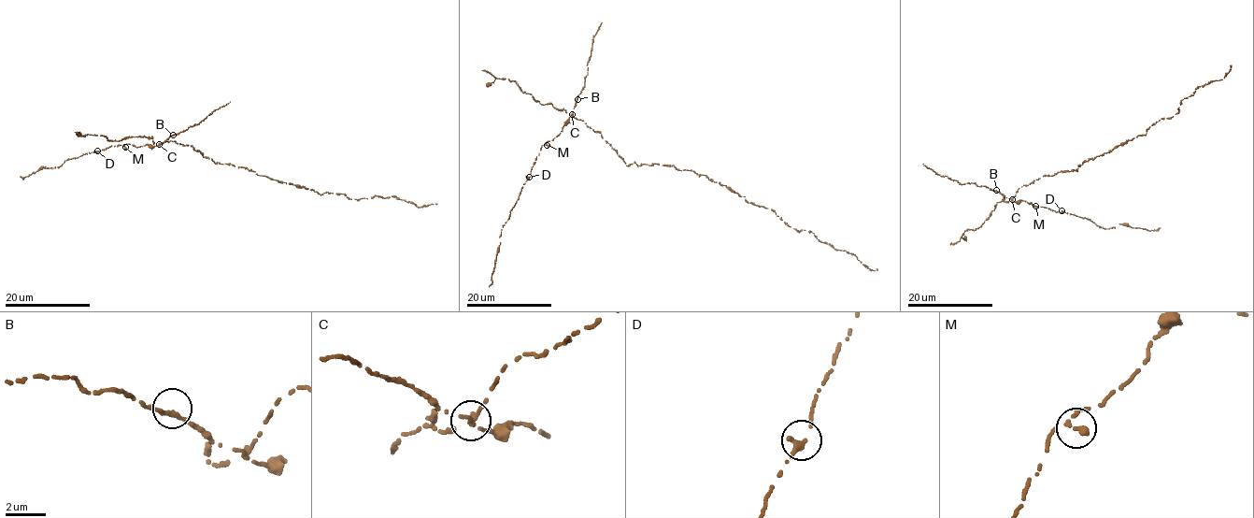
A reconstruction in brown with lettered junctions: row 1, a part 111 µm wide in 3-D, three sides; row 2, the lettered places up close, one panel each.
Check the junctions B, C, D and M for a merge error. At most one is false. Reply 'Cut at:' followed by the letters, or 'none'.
Cut at: C

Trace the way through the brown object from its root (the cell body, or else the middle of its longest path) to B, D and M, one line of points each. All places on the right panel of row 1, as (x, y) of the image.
B: (1073, 171), (1045, 176), (1023, 185), (1012, 199), (996, 190)
D: (1073, 171), (1045, 176), (1023, 185), (1012, 201), (1022, 200), (1056, 212), (1061, 210)
M: (1073, 171), (1045, 176), (1018, 188), (1012, 201), (1022, 200), (1035, 206)

